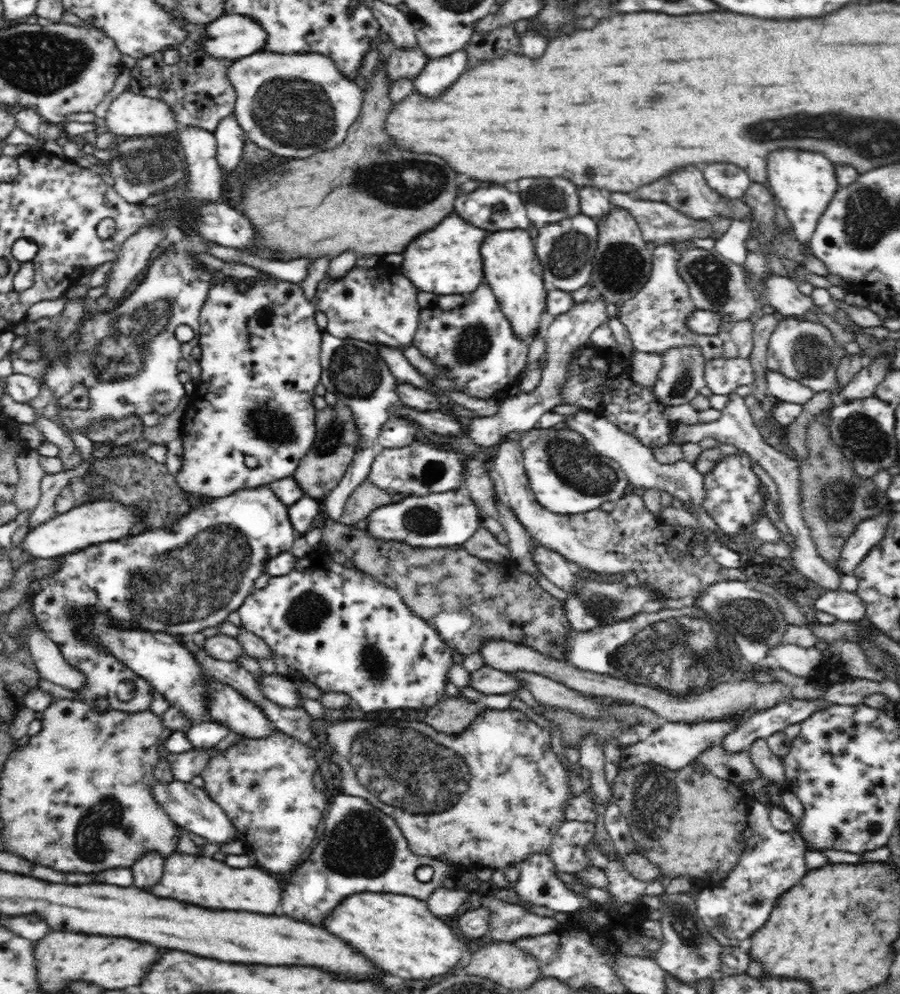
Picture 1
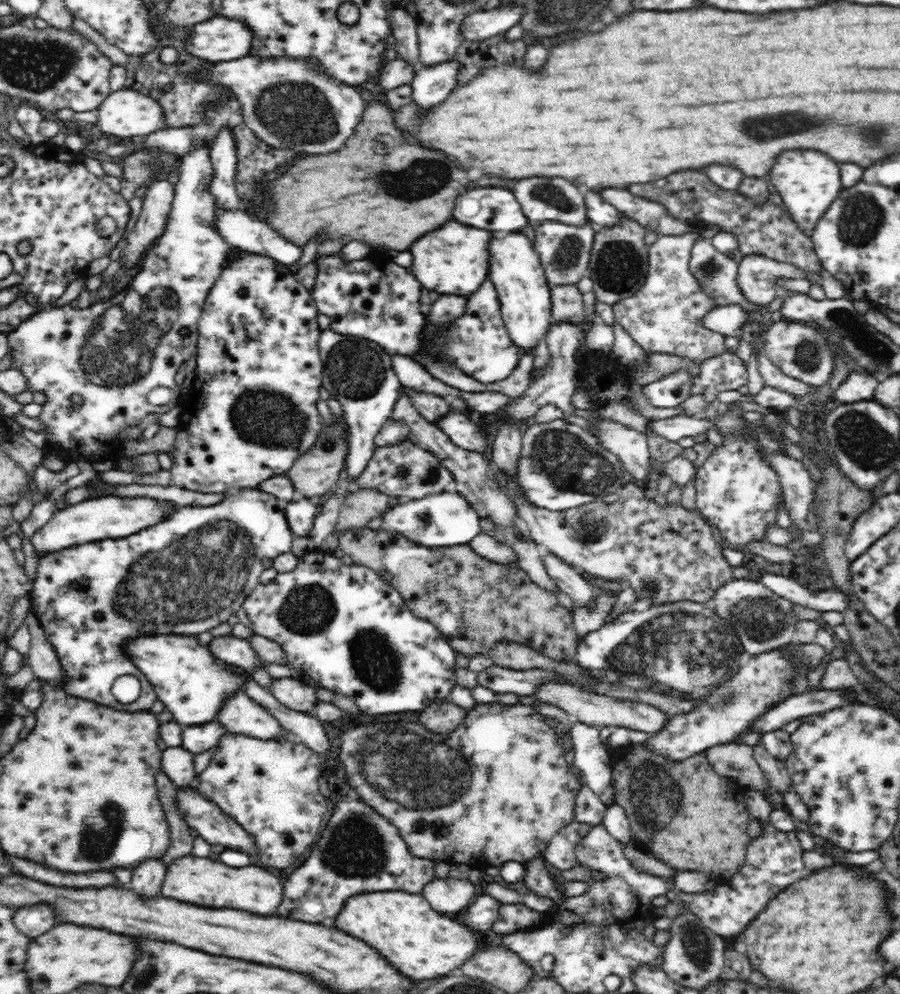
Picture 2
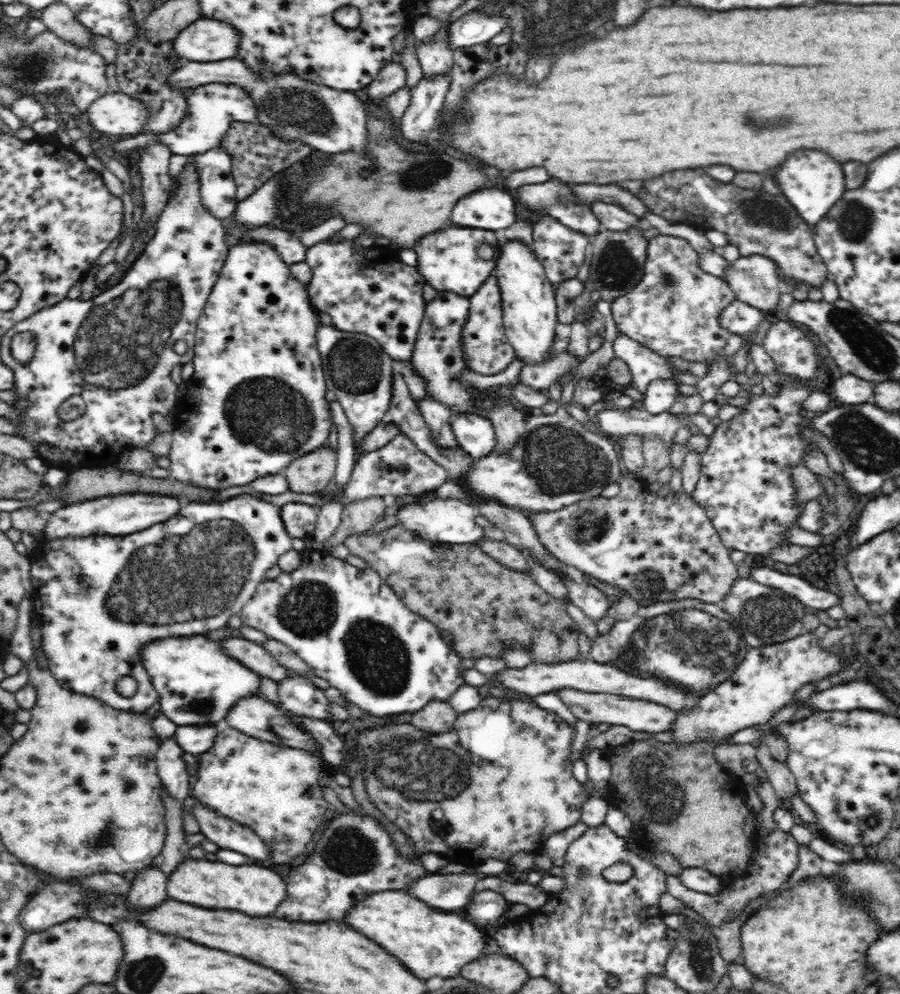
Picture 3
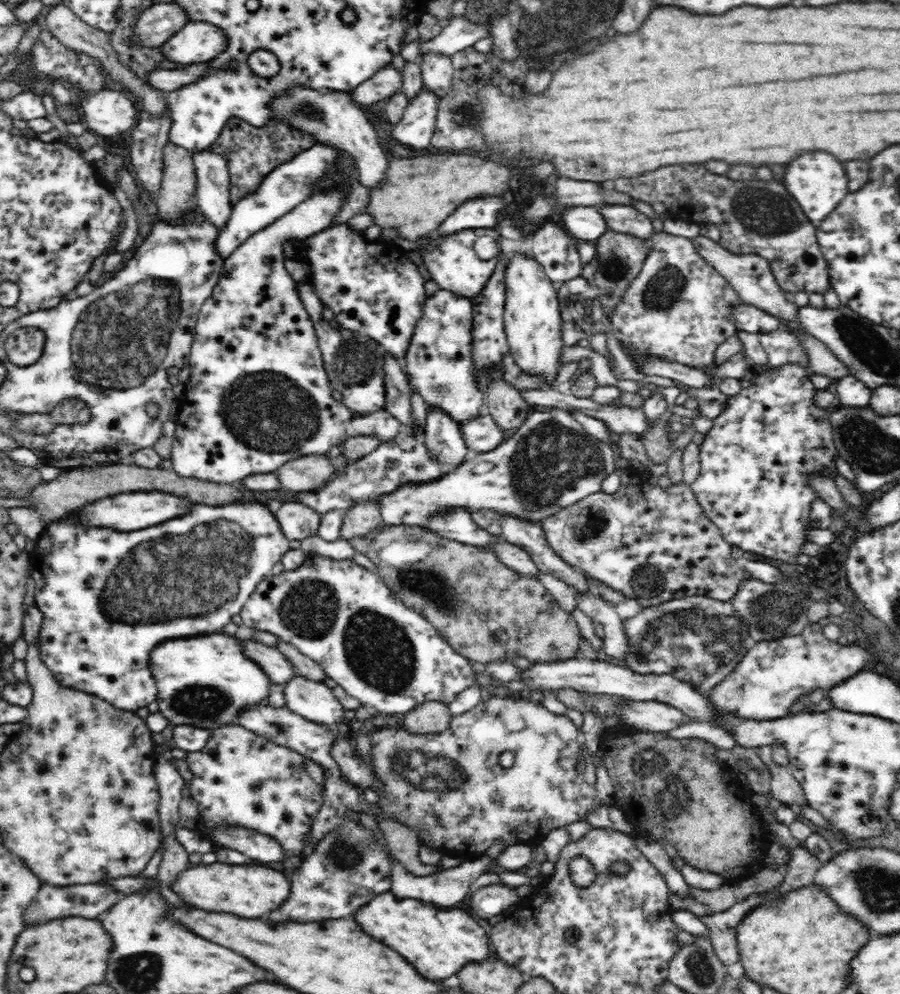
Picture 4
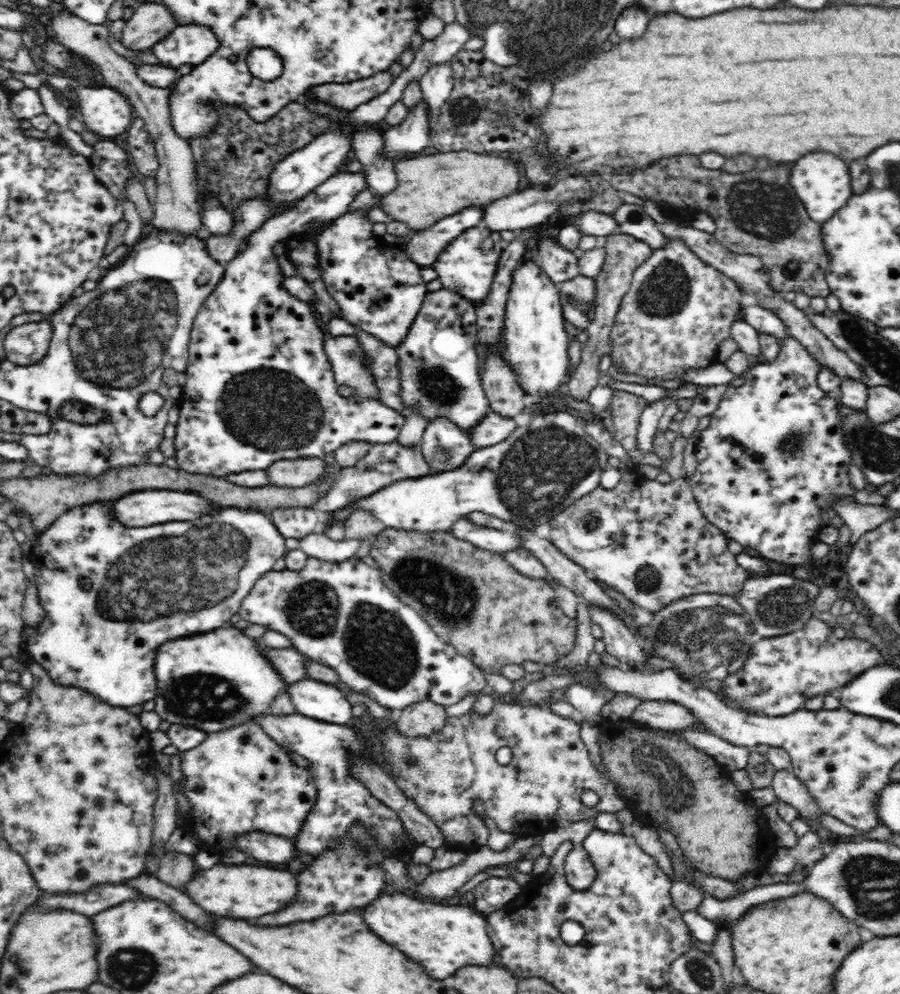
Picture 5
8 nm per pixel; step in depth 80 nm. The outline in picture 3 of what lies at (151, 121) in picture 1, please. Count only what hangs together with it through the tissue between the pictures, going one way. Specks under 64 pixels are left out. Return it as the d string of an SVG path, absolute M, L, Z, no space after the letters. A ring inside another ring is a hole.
M109 92L91 103L85 120L100 133L124 138L141 135L150 113L147 104L140 99L122 92Z

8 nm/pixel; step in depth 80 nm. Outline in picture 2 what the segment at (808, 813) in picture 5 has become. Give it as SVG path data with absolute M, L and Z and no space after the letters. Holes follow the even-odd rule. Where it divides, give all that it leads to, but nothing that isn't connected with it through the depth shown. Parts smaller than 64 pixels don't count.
M762 742L753 746L753 755L754 760L769 781L769 786L772 786L780 793L788 792L792 789L791 774L786 768L785 761L770 754Z

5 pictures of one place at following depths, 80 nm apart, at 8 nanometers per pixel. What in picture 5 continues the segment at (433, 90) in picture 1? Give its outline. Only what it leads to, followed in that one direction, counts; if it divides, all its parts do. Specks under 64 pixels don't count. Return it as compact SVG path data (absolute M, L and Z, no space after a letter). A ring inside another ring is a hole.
M416 102L416 106L408 108L408 114L400 124L383 134L386 159L401 153L418 153L430 146L431 128L427 102Z

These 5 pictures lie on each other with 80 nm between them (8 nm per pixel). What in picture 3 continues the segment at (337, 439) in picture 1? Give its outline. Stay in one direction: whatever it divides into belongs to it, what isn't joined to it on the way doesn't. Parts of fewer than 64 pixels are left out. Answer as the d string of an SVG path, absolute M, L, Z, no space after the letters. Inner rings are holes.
M328 443L293 460L282 473L290 491L318 495L331 489L336 465L337 450Z

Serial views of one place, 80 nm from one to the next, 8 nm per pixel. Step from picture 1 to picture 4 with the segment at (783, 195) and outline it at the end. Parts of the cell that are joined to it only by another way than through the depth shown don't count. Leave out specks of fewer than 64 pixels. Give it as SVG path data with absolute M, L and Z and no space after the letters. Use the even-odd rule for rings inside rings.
M808 152L792 160L784 170L784 186L802 207L808 220L815 225L828 218L828 214L848 194L848 178L846 178L844 166L832 154L826 154L826 152Z

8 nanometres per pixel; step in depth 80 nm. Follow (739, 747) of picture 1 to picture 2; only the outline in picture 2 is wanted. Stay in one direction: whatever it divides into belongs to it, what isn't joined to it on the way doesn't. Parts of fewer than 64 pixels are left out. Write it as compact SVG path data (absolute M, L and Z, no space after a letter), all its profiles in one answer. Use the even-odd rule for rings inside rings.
M821 689L801 695L789 695L778 706L768 709L754 724L748 726L747 730L742 730L732 743L744 743L743 738L747 733L756 732L762 736L767 732L782 729L793 720L828 712L843 707L845 703L846 699L840 695L840 691L835 690Z

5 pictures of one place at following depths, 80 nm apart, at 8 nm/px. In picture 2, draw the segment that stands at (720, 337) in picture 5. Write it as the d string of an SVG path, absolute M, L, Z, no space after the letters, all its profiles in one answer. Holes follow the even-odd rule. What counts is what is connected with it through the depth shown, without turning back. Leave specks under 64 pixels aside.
M696 233L683 234L682 236L658 236L654 244L648 246L649 271L645 281L637 289L636 294L621 299L613 306L615 322L621 324L634 341L647 353L671 353L693 360L697 364L725 353L725 336L712 331L705 325L706 314L718 307L718 304L714 303L713 293L707 291L705 284L700 283L695 278L695 275L691 273L690 266L688 266L688 260L690 260L691 250L694 248L695 242L702 239L704 238Z

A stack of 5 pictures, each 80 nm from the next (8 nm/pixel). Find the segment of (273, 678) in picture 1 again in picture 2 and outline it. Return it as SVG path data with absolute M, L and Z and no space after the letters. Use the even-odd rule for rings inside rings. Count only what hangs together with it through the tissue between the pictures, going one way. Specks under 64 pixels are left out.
M294 677L272 679L268 690L280 701L280 704L292 710L300 710L314 714L314 706L318 702L316 690L310 685L304 685L302 680Z

